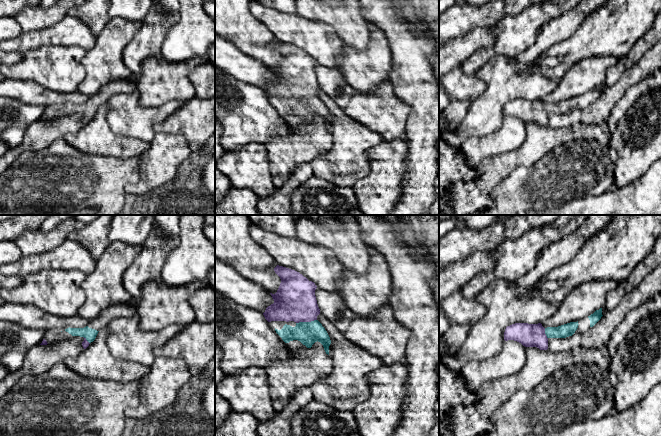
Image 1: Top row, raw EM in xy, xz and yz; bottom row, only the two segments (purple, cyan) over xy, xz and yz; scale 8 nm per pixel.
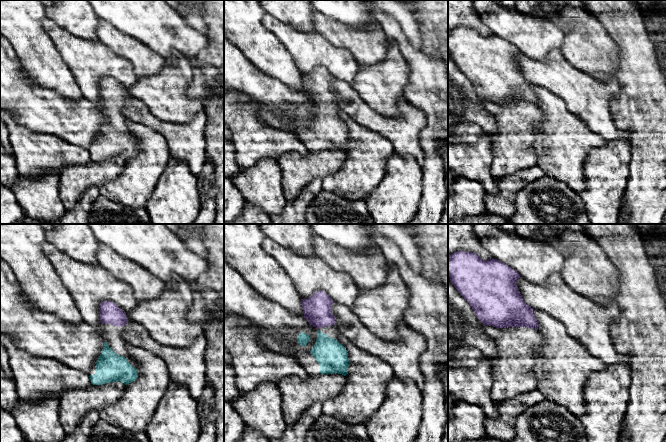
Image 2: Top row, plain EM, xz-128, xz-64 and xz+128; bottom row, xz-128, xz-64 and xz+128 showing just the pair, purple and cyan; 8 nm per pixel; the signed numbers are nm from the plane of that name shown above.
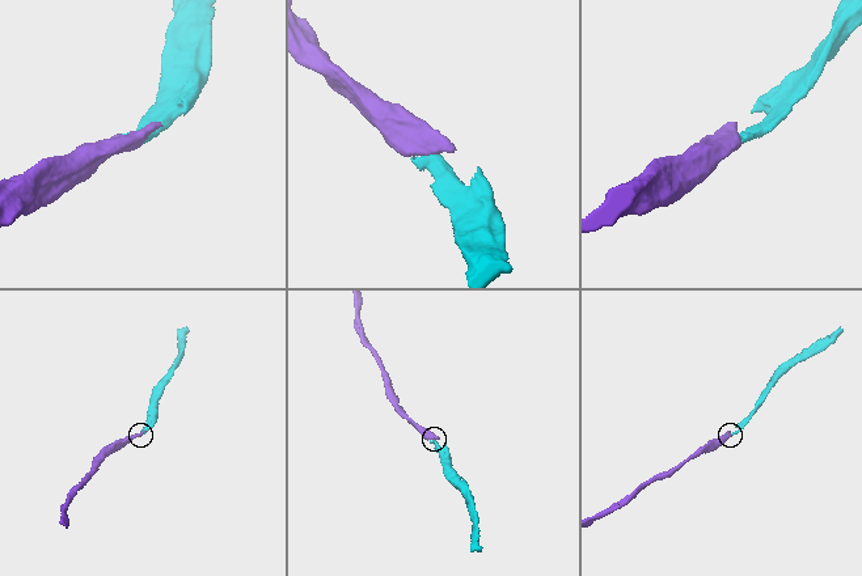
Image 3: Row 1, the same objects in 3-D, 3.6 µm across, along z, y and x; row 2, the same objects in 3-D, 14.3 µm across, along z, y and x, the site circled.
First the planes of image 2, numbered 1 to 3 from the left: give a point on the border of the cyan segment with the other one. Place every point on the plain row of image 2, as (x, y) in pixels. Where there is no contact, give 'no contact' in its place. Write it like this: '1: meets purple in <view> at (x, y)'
1: no contact
2: no contact
3: no contact

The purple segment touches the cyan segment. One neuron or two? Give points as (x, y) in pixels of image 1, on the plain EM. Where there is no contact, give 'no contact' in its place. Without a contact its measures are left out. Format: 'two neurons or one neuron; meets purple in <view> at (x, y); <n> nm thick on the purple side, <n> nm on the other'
one neuron; meets purple in xz at (306, 97); 320 nm thick on the purple side, 180 nm on the other

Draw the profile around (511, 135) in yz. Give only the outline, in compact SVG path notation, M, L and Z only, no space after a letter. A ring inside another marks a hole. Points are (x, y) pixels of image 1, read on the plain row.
M508 116L493 133L484 137L470 137L460 147L469 167L475 168L486 157L505 154L518 149L526 139L526 125L521 119Z

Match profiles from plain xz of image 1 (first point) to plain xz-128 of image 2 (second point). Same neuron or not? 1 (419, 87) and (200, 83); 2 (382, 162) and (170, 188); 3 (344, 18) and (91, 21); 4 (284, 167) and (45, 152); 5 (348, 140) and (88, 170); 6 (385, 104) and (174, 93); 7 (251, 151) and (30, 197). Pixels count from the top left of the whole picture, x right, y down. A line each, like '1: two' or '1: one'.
1: one
2: one
3: two
4: two
5: two
6: two
7: one

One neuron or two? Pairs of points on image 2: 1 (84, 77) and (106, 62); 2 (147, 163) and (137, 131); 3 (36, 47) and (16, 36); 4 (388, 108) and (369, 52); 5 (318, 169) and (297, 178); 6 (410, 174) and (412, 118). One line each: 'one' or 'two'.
1: one
2: one
3: one
4: two
5: one
6: two

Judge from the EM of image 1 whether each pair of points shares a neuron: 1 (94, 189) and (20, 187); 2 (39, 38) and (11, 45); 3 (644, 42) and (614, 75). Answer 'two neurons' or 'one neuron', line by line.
1: one neuron
2: one neuron
3: one neuron

